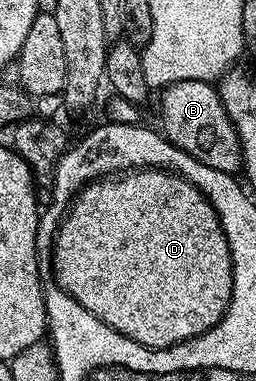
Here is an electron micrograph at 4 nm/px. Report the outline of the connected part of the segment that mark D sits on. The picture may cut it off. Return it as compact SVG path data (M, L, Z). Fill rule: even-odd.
M142 168L85 183L76 193L72 203L67 205L60 228L54 233L54 240L56 240L55 283L65 288L86 310L90 310L90 314L106 322L106 326L118 330L126 338L147 348L173 348L175 344L181 344L184 340L201 336L223 318L228 303L232 301L232 255L226 242L226 234L222 230L222 222L218 222L218 214L214 206L210 206L207 198L186 177L175 170Z

